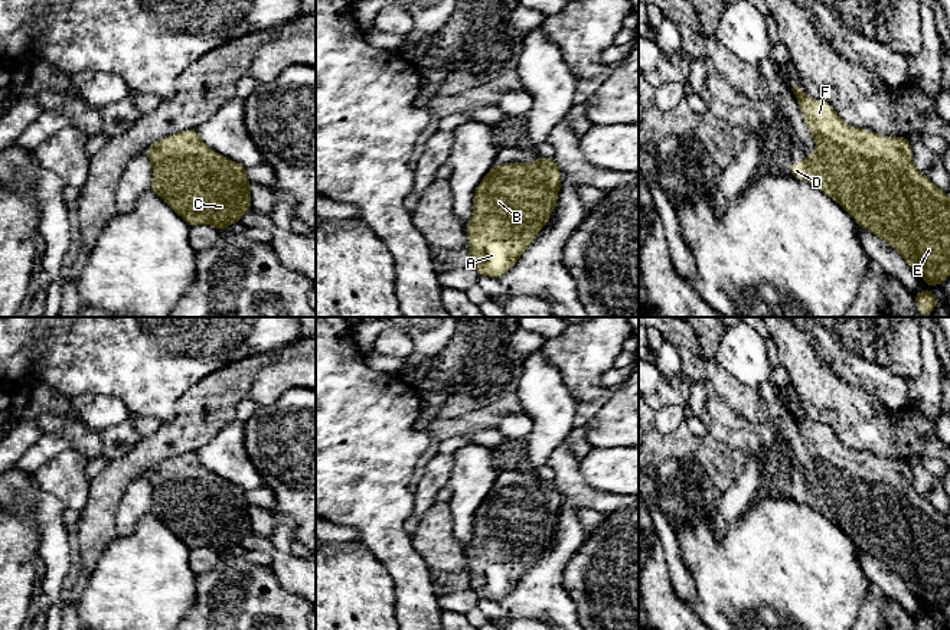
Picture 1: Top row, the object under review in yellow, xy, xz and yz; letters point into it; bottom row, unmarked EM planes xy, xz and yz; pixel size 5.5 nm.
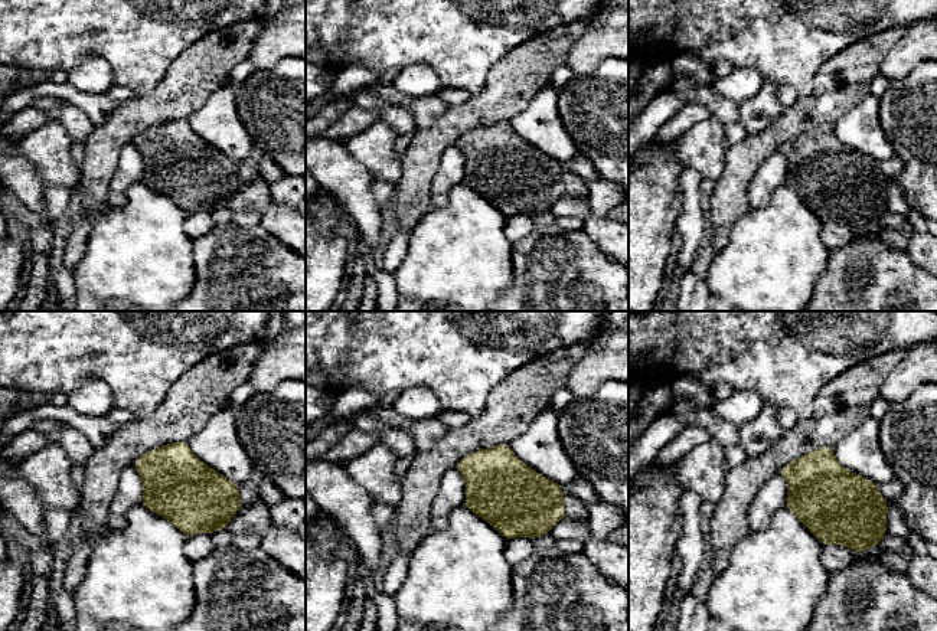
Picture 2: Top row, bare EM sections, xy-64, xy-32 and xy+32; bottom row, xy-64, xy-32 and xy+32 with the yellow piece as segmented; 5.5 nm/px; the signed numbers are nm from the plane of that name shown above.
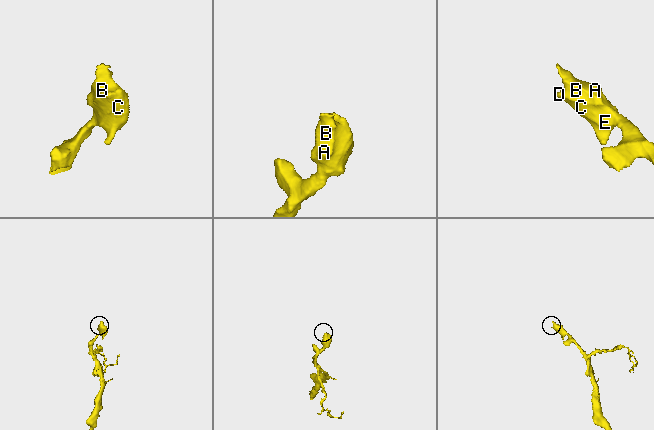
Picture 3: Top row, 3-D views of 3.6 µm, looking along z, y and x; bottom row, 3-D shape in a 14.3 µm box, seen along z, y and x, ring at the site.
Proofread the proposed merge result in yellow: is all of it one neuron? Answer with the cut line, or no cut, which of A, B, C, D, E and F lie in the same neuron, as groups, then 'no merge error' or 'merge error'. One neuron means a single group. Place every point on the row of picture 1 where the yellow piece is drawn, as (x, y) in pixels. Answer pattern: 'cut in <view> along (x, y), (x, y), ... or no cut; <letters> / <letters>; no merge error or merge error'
no cut; A B C D E F; no merge error

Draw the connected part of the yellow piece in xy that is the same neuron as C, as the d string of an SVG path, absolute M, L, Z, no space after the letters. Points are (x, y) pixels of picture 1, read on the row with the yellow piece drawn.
M195 128L154 141L144 154L153 166L150 190L190 228L210 223L223 234L251 208L245 167L208 148Z

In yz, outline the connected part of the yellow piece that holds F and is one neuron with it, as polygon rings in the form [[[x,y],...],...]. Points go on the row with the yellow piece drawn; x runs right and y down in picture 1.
[[[799,85],[791,91],[817,151],[809,154],[804,161],[793,163],[789,174],[797,180],[809,182],[832,198],[861,228],[898,251],[927,284],[941,284],[950,275],[950,198],[915,169],[910,151],[913,144],[908,137],[887,137],[852,127],[838,115],[829,102],[809,97]]]

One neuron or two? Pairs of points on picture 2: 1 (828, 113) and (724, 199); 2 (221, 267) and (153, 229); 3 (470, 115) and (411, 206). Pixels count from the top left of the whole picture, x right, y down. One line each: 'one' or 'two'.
1: one
2: two
3: one

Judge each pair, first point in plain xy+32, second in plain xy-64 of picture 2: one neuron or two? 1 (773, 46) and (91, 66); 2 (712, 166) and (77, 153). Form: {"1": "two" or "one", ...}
{"1": "two", "2": "two"}

